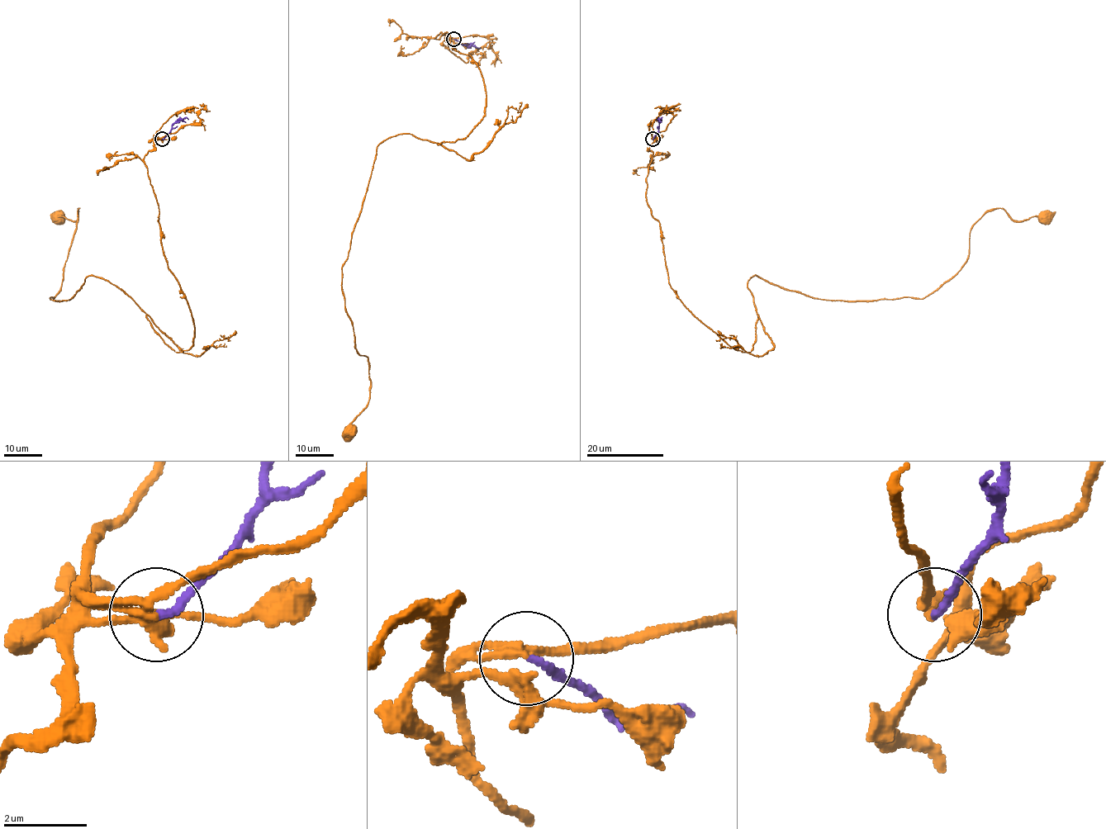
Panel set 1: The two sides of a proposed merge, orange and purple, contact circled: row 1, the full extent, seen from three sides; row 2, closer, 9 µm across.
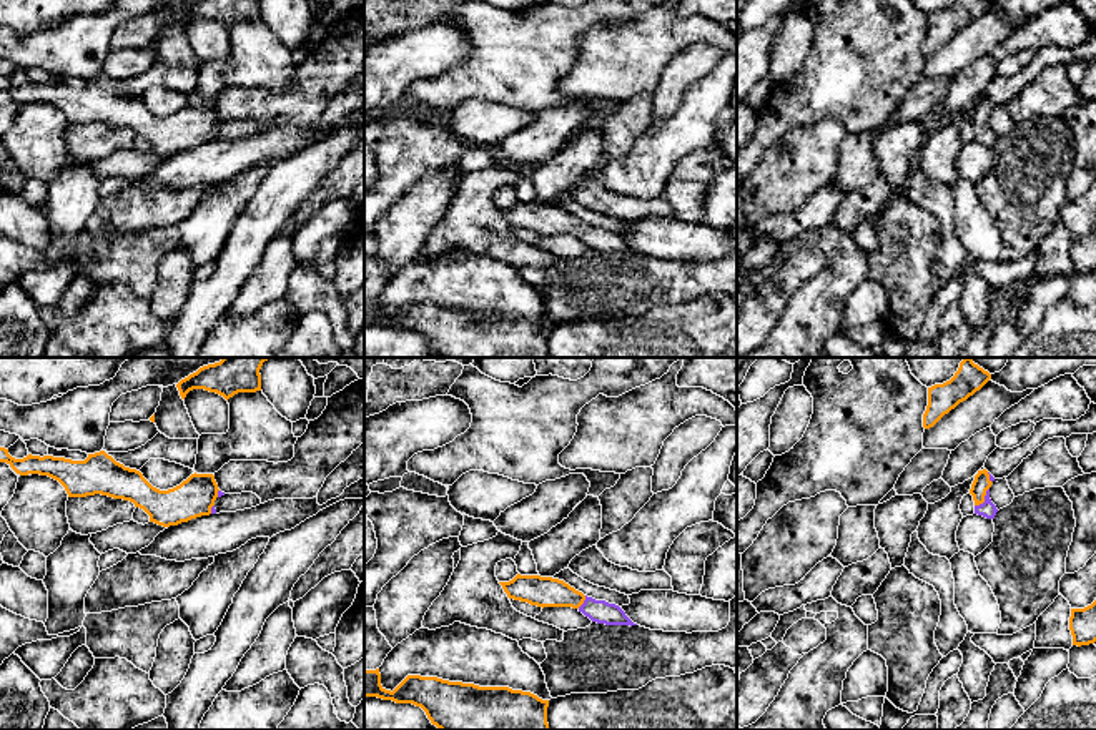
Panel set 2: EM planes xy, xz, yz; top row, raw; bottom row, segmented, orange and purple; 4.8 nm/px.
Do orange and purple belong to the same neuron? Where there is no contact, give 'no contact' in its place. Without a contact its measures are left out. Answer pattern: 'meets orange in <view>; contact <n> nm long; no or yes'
meets orange in yz; contact 120 nm long; yes

